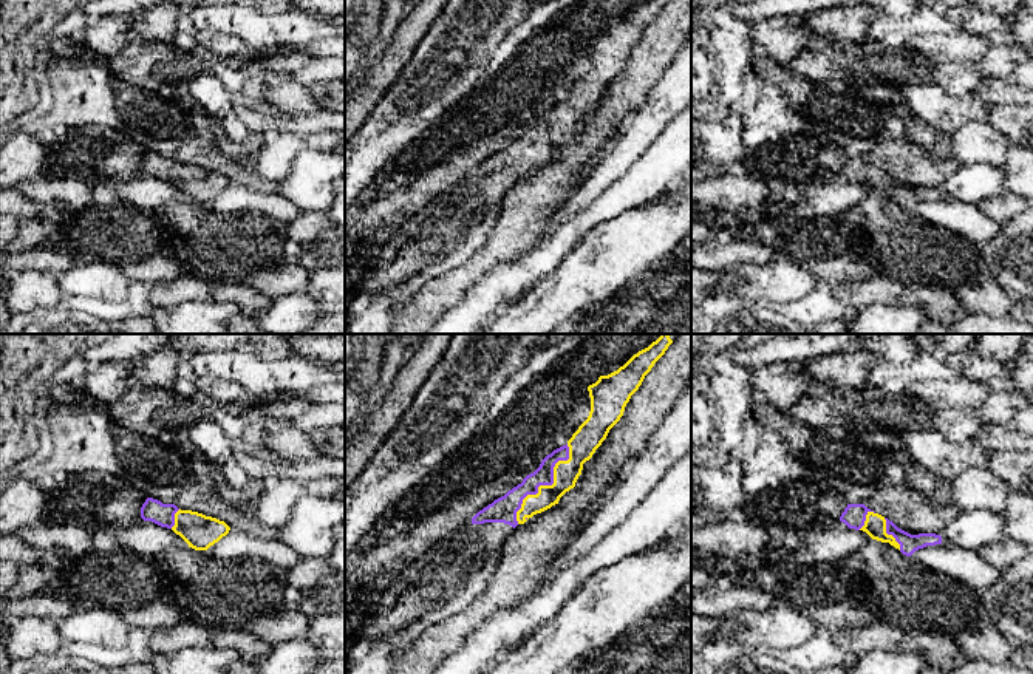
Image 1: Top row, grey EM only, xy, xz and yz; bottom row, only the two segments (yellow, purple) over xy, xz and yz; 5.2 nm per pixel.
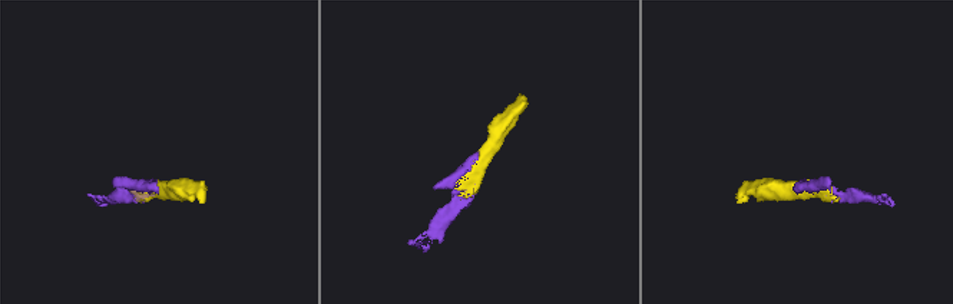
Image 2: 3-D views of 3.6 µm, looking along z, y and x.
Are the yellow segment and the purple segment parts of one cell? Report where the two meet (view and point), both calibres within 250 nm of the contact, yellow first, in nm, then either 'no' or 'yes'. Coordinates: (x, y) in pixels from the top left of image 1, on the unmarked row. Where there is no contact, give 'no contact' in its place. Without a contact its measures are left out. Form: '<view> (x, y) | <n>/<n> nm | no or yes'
xz (546, 139) | 130/130 nm | yes

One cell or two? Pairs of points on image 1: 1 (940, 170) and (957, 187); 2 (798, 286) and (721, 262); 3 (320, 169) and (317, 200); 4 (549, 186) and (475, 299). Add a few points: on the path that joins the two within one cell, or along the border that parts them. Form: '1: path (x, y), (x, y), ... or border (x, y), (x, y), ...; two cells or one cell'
1: border (962, 166), (939, 187); two cells
2: border (756, 262), (738, 262), (724, 271); two cells
3: path (317, 177), (317, 192); one cell
4: border (531, 248), (497, 263), (470, 288); two cells

